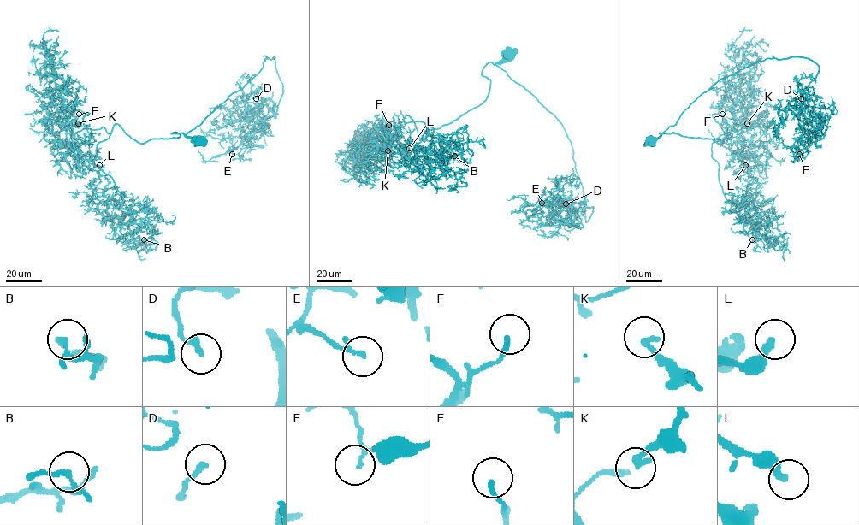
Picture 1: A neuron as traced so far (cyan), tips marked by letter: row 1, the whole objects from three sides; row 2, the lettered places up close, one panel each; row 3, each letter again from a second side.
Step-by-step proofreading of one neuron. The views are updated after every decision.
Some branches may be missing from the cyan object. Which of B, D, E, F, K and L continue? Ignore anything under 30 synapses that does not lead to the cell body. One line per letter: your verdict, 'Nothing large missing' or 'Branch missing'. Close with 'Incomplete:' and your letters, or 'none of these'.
B: Nothing large missing
D: Nothing large missing
E: Nothing large missing
F: Nothing large missing
K: Nothing large missing
L: Nothing large missing
Incomplete: none of these

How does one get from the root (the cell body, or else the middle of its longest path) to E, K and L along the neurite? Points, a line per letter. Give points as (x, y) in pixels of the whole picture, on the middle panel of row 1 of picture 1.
E: (509, 52), (495, 64), (561, 124), (586, 221), (593, 213), (572, 201), (535, 204), (542, 203)
K: (509, 52), (482, 71), (490, 80), (482, 103), (427, 130), (407, 154), (382, 133), (388, 150)
L: (509, 52), (482, 71), (490, 80), (488, 97), (427, 130), (407, 154), (382, 126), (386, 141), (409, 148)

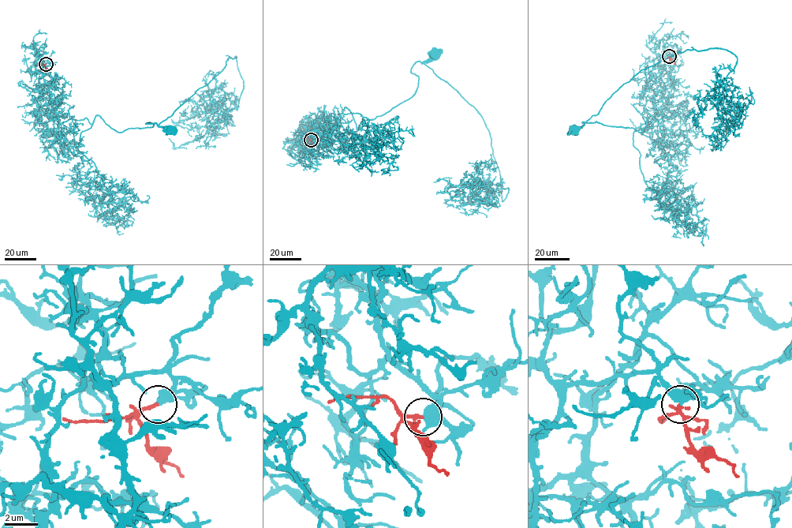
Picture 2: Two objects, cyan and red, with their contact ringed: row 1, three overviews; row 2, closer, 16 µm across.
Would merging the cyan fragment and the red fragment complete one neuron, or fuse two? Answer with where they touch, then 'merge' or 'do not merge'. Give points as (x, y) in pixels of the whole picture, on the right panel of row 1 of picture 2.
place (669, 56); merge

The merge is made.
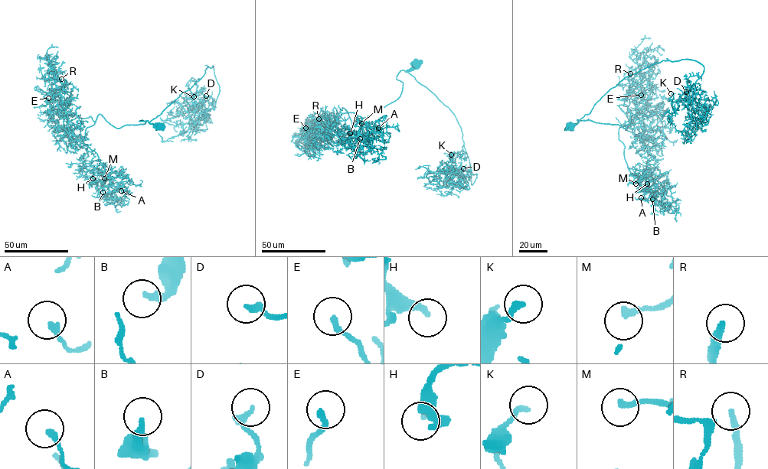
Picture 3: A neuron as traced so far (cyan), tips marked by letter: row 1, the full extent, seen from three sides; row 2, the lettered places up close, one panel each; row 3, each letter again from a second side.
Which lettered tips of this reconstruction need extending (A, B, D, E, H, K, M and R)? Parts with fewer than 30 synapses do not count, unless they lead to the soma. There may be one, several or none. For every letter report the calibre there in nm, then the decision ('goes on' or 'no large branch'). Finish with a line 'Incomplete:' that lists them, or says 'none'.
A: 240 nm | no large branch
B: 280 nm | no large branch
D: 260 nm | no large branch
E: 220 nm | no large branch
H: 260 nm | no large branch
K: 220 nm | no large branch
M: 220 nm | no large branch
R: 260 nm | goes on
Incomplete: R

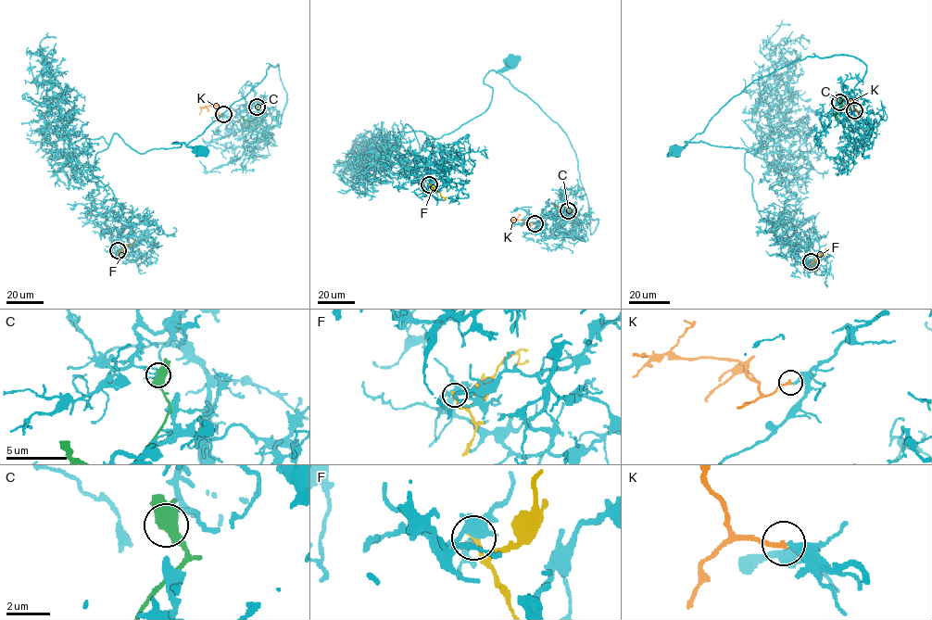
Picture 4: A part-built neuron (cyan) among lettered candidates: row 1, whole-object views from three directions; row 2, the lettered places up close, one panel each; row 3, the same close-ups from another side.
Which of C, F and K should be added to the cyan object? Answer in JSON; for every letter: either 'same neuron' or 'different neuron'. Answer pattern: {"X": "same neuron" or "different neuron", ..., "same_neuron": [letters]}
{"C": "different neuron", "F": "different neuron", "K": "same neuron", "same_neuron": ["K"]}

